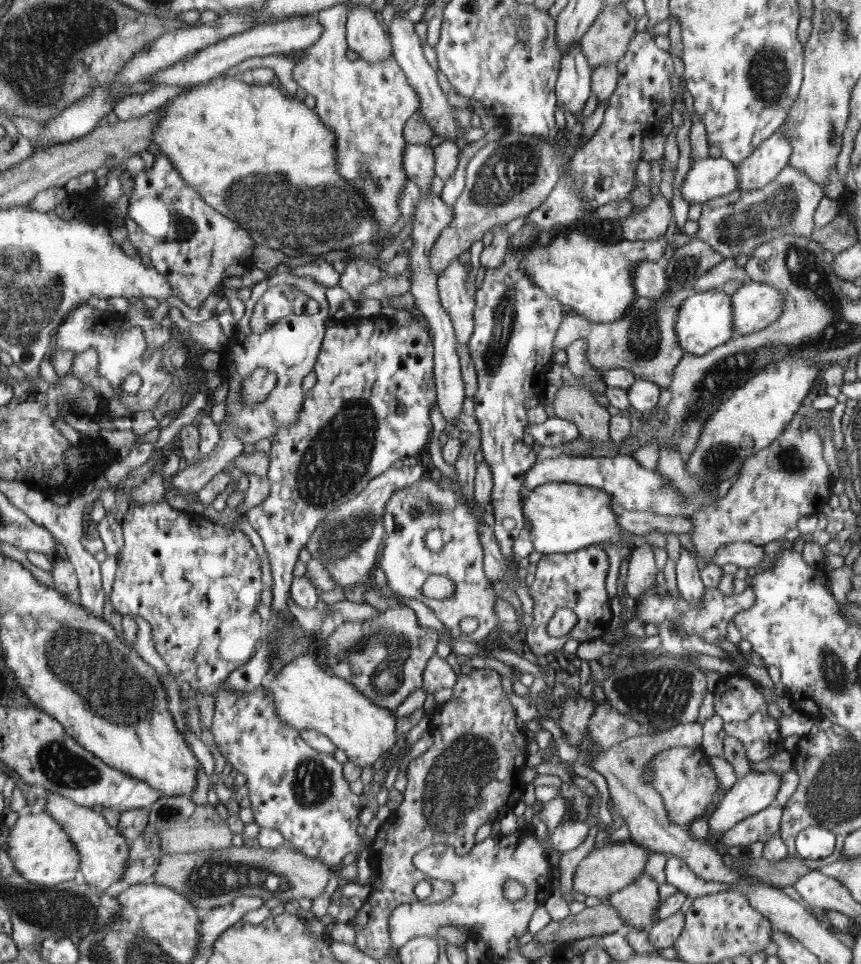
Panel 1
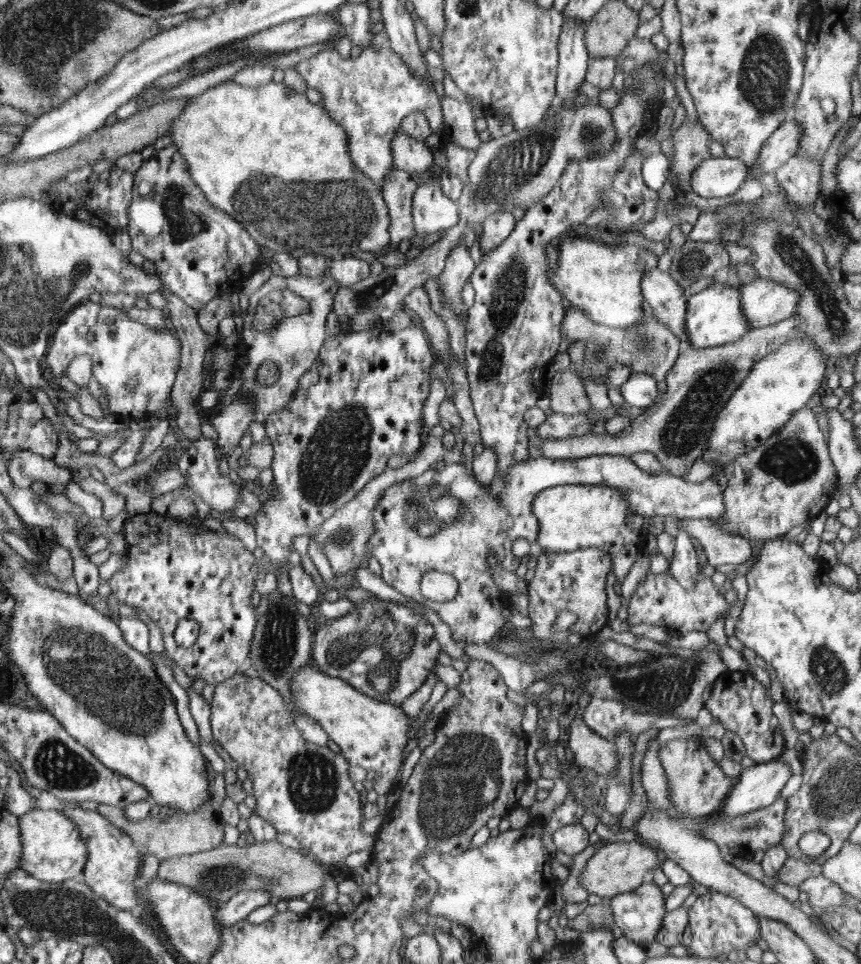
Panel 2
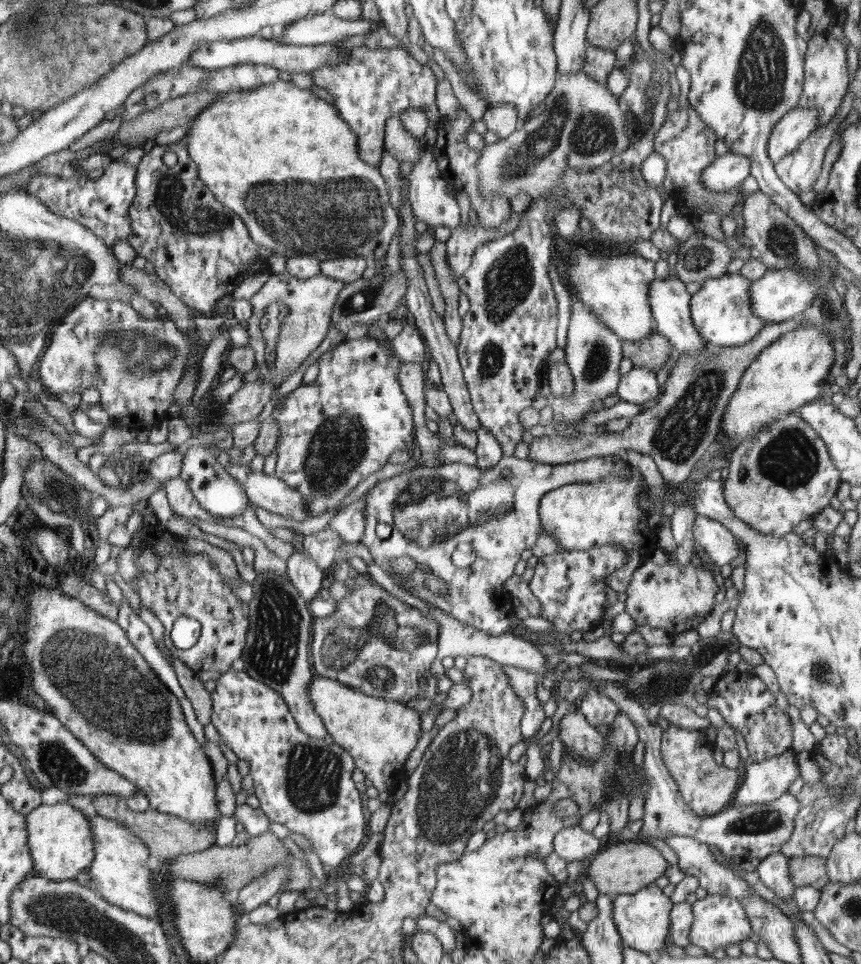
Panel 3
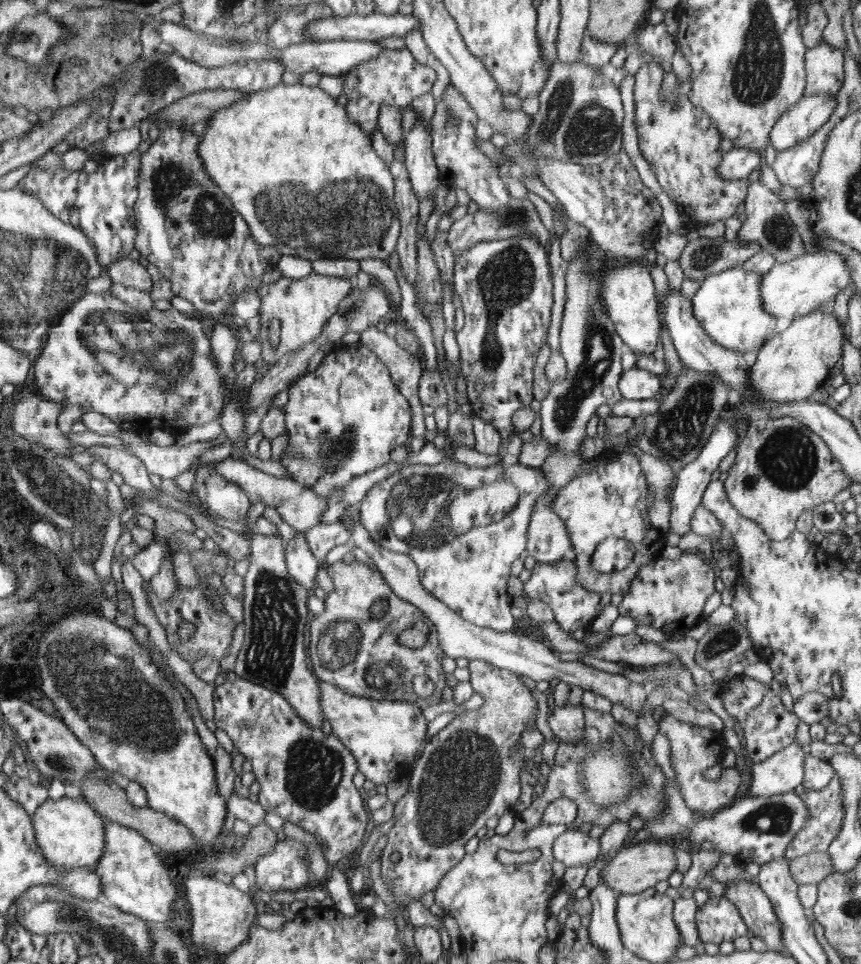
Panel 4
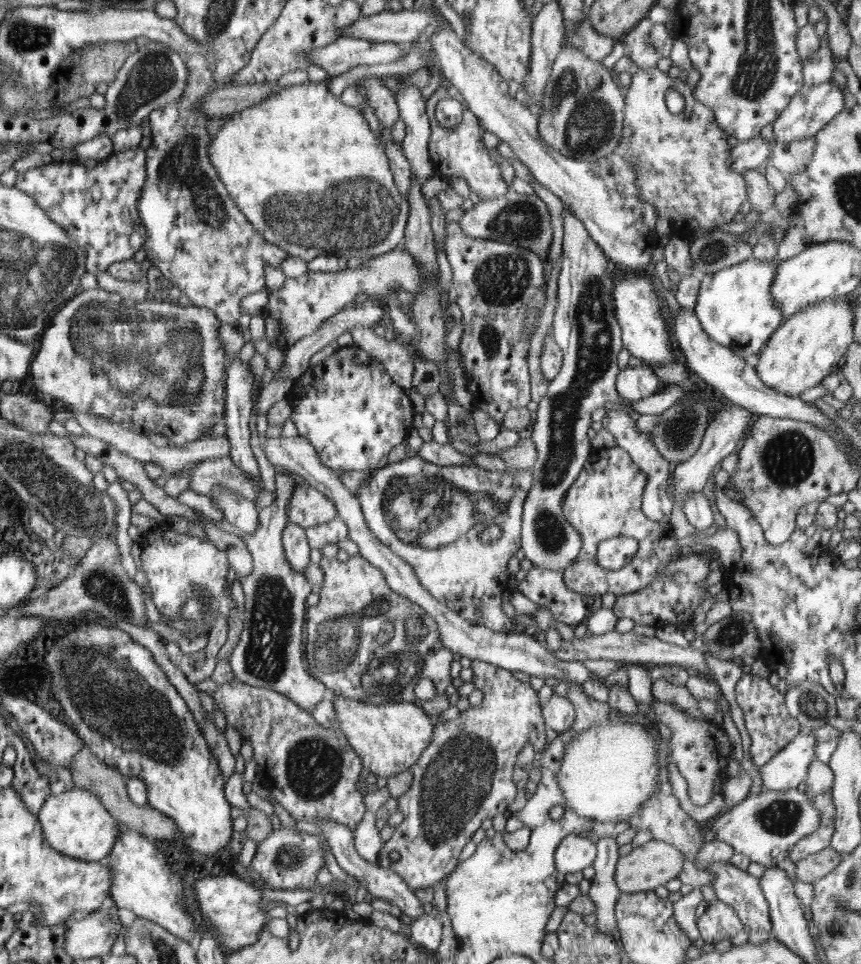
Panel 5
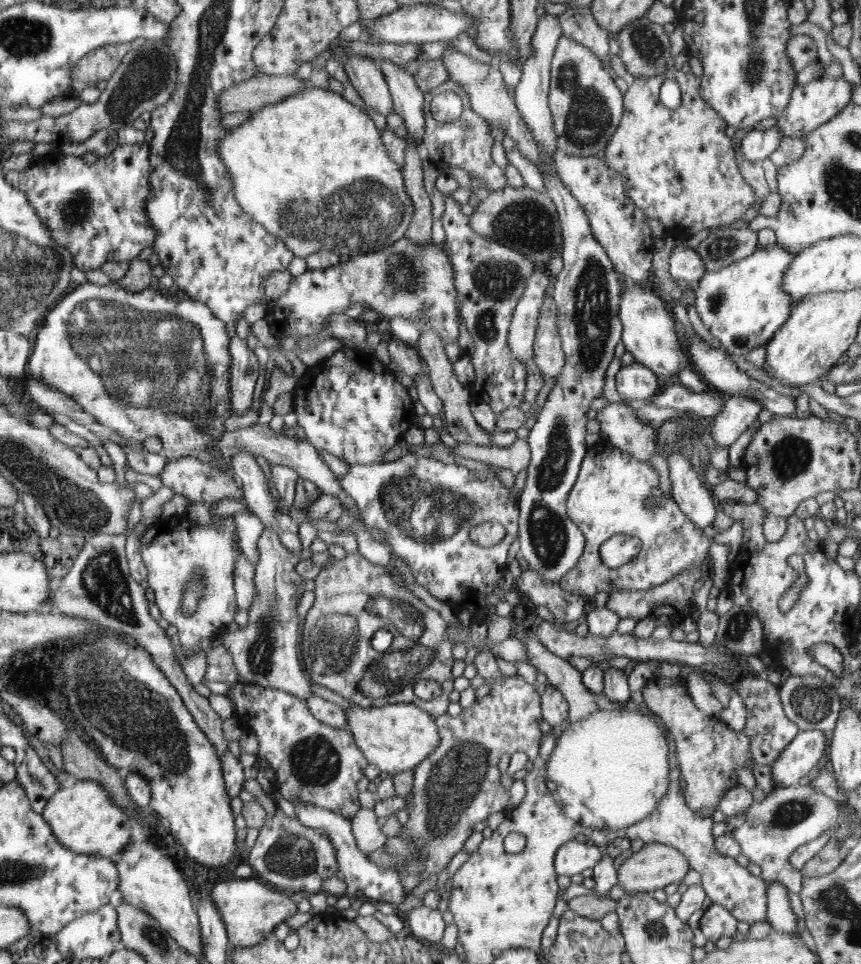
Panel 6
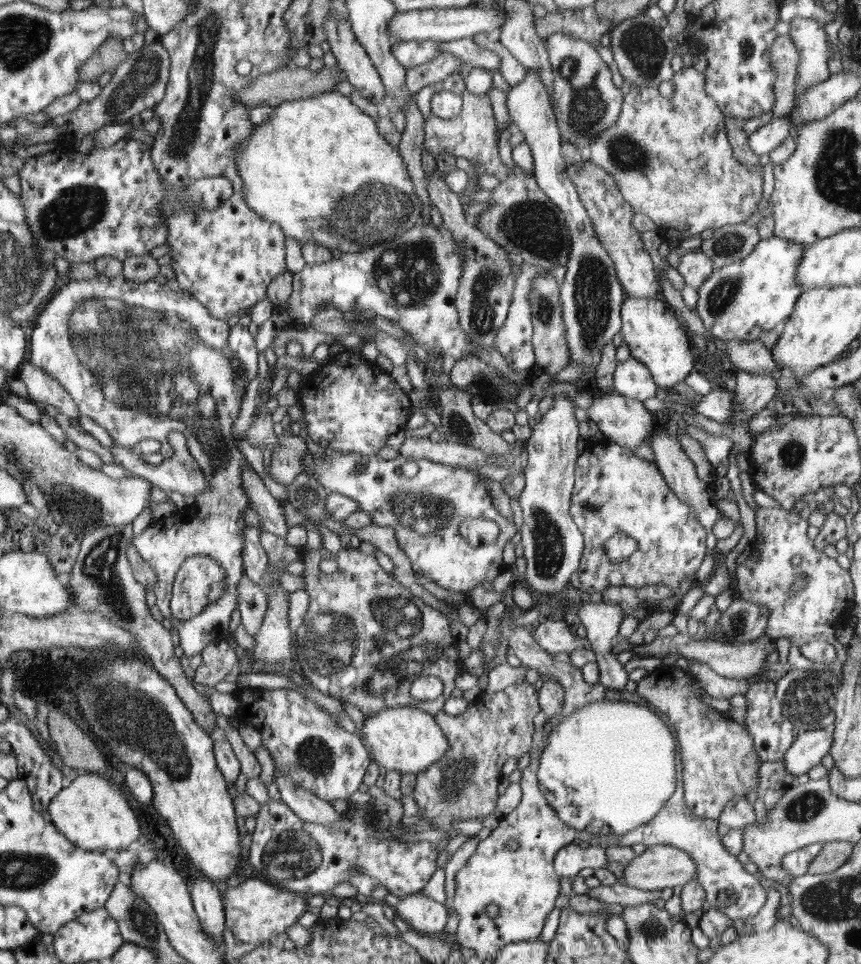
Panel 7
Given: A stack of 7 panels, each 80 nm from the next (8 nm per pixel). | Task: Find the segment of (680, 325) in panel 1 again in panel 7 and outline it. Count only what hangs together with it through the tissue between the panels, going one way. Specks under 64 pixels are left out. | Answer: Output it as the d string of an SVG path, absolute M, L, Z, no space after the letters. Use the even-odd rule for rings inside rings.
M774 234L769 239L760 239L752 253L745 258L714 269L712 275L698 289L696 311L704 328L724 342L758 342L762 334L774 330L794 311L802 294L802 288L796 280L802 255L804 248L800 243Z

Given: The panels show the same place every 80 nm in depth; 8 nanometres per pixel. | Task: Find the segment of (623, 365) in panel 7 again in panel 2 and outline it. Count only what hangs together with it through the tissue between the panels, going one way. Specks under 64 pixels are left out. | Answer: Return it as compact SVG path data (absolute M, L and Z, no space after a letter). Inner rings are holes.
M631 371L619 389L626 404L643 411L655 405L660 398L657 380L646 373Z

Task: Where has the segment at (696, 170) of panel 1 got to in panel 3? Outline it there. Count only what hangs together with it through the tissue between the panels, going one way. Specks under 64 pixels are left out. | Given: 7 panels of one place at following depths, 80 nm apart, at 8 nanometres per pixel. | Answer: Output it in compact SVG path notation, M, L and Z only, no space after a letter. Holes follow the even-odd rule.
M728 152L703 170L703 183L707 189L727 191L742 185L751 173L752 164L747 156Z

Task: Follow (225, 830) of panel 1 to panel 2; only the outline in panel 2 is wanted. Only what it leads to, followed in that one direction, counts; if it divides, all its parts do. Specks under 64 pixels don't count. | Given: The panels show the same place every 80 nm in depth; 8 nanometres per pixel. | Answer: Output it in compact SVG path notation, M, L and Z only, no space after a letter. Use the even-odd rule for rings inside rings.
M206 803L192 813L187 813L183 818L180 818L179 824L173 818L170 823L170 821L164 822L164 820L152 818L151 815L144 820L138 820L138 822L128 822L124 809L108 804L99 804L97 812L105 816L110 823L121 826L123 829L126 828L134 842L137 842L138 846L143 846L145 852L152 854L154 859L159 862L173 856L209 851L224 844L222 842L224 823L219 812L216 812L210 803Z

